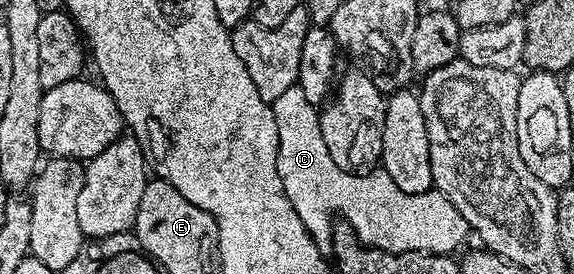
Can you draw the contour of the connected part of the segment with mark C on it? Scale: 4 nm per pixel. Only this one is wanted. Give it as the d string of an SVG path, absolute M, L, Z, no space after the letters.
M288 88L275 98L272 106L275 126L279 130L279 178L291 206L295 206L295 214L303 218L303 226L314 240L321 242L324 236L326 239L330 235L329 212L345 212L344 219L357 233L358 240L385 252L453 254L471 236L469 223L442 192L430 190L423 194L403 194L383 170L358 174L335 166L327 142L323 142L321 124L313 124L318 109L307 102L301 88Z

